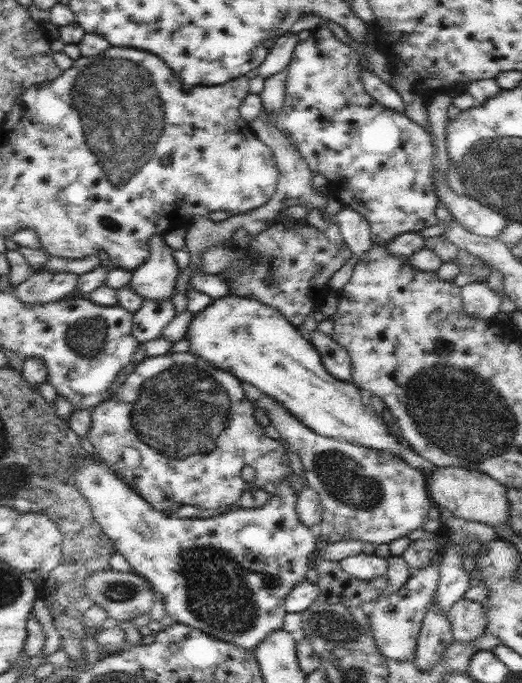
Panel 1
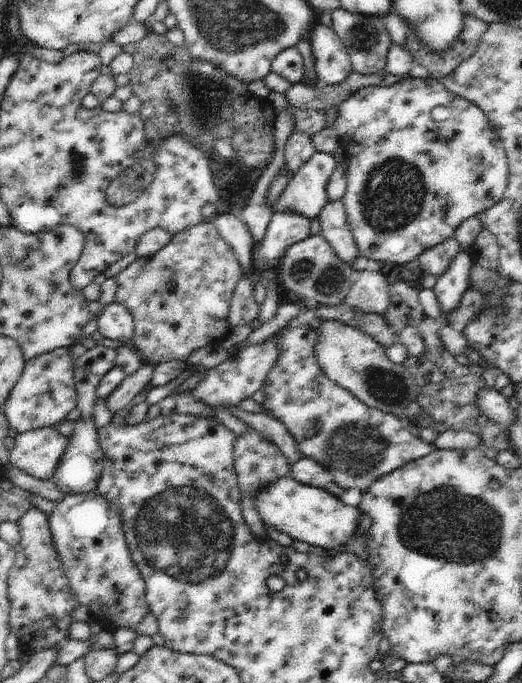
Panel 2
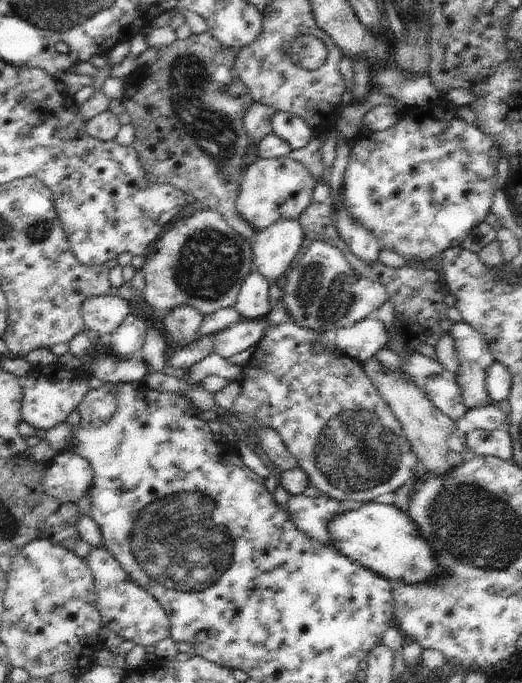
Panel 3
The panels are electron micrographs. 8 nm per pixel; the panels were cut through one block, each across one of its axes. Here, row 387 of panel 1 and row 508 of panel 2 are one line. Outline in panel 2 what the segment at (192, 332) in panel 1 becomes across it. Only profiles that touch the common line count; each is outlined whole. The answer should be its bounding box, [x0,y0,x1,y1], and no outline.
[253,476,361,552]

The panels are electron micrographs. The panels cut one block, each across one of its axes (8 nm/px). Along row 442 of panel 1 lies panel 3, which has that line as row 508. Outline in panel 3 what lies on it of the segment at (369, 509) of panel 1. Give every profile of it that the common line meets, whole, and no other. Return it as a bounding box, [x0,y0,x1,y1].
[285,494,361,548]

